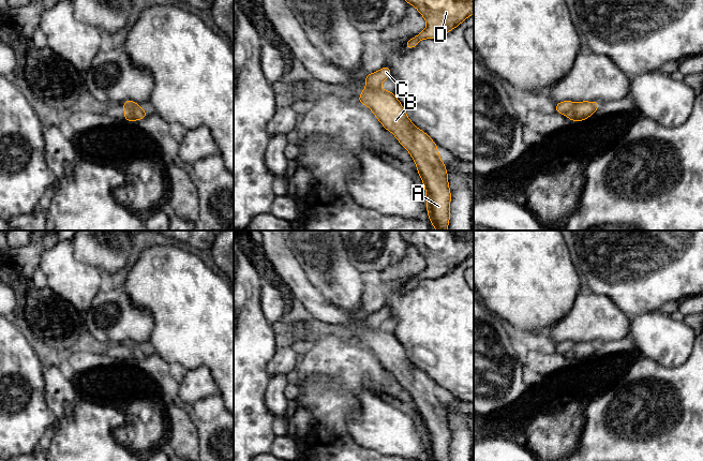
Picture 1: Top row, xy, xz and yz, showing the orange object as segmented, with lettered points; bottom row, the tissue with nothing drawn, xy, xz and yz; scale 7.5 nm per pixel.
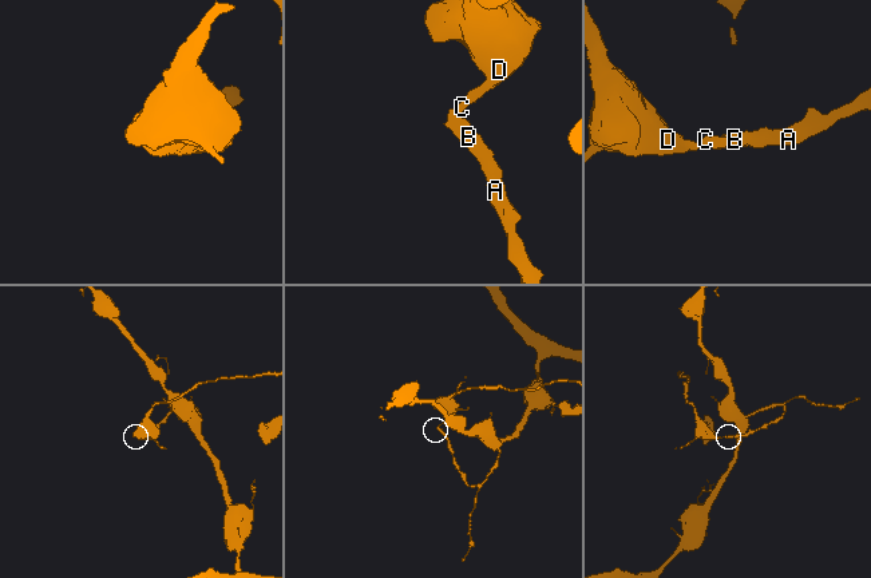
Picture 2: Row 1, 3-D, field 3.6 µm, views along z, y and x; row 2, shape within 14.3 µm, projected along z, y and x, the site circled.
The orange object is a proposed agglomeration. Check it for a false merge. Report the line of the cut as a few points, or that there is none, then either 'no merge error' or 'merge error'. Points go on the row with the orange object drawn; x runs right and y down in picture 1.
cut in xy along (138, 104), (132, 107), (123, 106); merge error

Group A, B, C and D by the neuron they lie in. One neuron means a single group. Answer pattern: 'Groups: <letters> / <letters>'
Groups: A B / C D

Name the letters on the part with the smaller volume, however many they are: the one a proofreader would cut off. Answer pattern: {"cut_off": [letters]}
{"cut_off": ["C", "D"]}

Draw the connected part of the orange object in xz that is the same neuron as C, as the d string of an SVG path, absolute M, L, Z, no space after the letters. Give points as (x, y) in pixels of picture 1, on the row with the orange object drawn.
M387 65L383 66L377 72L365 75L365 89L376 89L379 88L382 83L391 77L391 70Z

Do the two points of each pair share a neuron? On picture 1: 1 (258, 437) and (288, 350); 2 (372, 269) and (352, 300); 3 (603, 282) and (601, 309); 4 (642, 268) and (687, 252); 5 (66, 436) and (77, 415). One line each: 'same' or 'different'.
1: different
2: different
3: different
4: same
5: same

